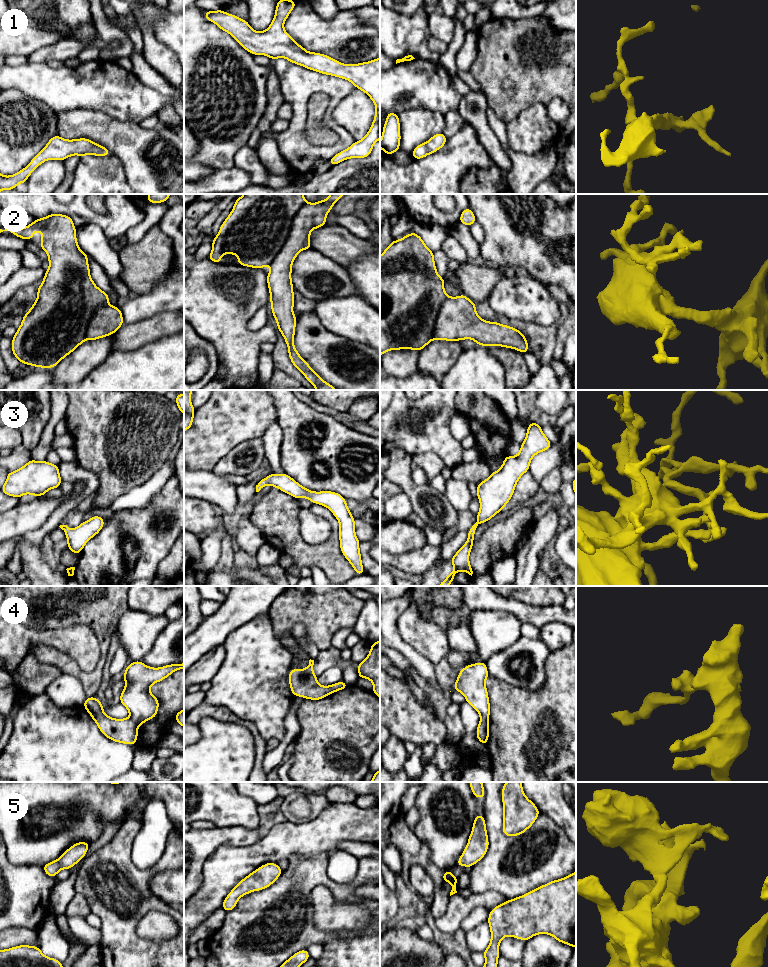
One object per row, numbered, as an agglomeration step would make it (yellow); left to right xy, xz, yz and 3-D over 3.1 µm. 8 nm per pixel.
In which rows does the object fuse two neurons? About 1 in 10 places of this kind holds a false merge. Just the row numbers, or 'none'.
4

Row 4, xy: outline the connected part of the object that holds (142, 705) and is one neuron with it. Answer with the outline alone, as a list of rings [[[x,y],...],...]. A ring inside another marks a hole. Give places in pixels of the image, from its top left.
[[[134,661],[126,667],[125,688],[121,691],[120,703],[127,708],[130,718],[138,726],[153,719],[158,712],[159,701],[150,692],[150,687],[180,669],[184,669],[184,663],[153,668]]]

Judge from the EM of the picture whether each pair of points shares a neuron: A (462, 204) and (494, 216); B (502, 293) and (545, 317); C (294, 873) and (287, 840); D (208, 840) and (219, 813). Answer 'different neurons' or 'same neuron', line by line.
A: different neurons
B: same neuron
C: different neurons
D: different neurons

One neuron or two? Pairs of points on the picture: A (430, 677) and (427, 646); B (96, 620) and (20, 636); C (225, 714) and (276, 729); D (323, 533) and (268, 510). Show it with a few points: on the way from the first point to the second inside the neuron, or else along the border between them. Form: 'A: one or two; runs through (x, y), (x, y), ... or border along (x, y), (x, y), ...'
A: two; border along (410, 645), (433, 665)
B: two; border along (79, 623), (64, 628), (32, 628)
C: two; border along (220, 705), (249, 720), (259, 732)
D: two; border along (298, 500), (300, 534), (312, 544)

